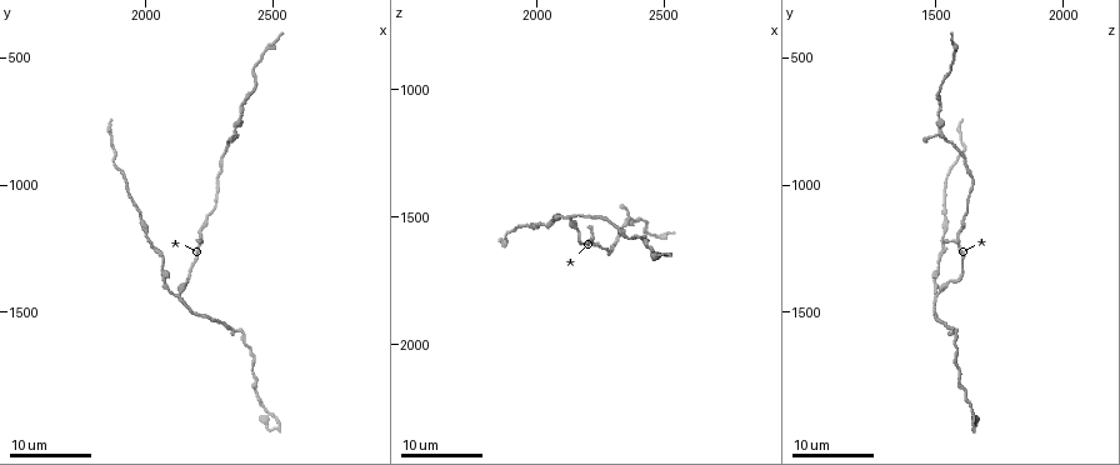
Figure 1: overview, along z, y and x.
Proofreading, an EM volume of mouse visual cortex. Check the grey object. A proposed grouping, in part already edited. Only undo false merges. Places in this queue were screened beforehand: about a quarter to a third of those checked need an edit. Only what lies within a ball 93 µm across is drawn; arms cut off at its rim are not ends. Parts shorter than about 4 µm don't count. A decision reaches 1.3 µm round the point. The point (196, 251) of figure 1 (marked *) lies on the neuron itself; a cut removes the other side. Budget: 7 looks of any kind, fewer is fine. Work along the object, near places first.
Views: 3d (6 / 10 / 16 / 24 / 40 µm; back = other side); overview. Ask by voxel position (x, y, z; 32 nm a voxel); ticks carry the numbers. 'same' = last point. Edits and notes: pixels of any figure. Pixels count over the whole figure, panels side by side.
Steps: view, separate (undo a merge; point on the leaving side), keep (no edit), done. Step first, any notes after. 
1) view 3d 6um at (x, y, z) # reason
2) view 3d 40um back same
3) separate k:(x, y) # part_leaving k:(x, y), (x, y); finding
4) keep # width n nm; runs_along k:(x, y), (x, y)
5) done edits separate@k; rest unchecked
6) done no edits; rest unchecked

view 3d 16um at (2220, 1190, 1600) # side arm on a straight run

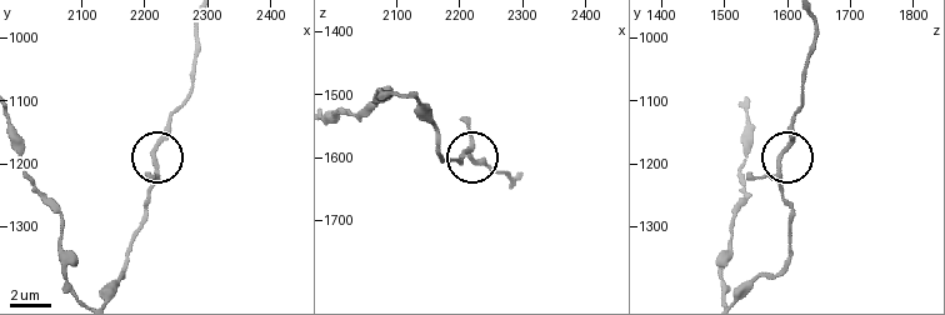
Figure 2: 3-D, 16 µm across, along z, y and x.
view 3d 10um at (2220, 1190, 1590)

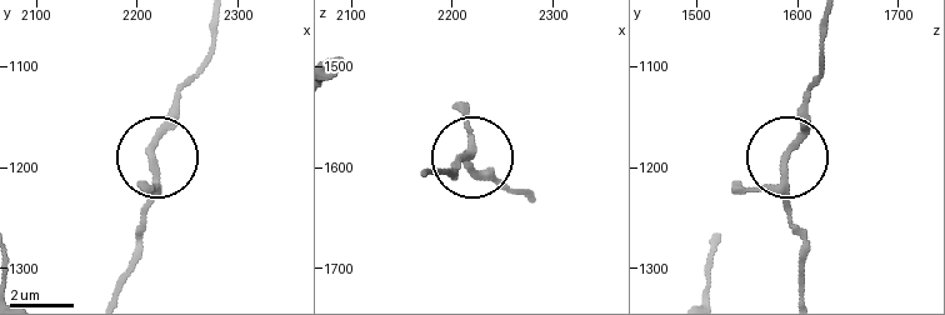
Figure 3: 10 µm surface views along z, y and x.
view 3d 6um at (2216, 1190, 1590)

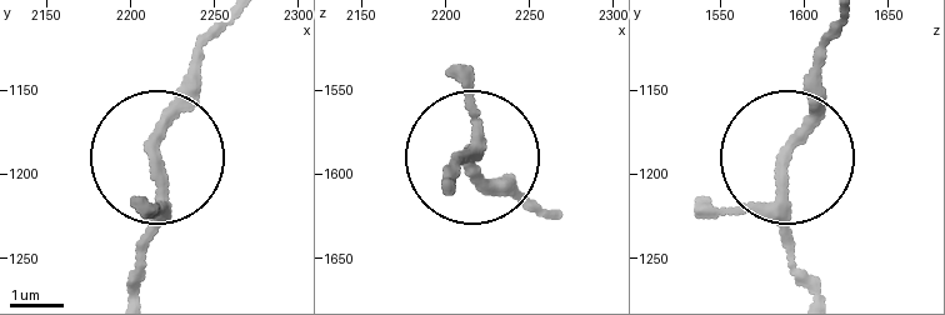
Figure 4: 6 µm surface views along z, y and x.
keep # arms 3; all the same neuron

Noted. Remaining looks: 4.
view 3d 24um at (2360, 810, 1520) # three arms meet

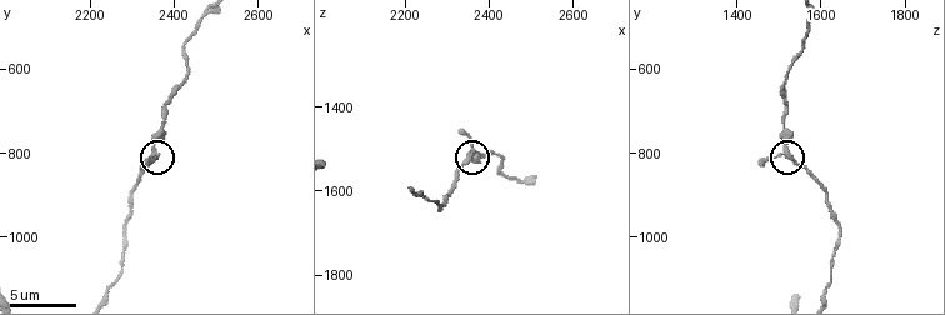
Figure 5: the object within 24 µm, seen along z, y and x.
view 3d 6um at (2355, 800, 1520)

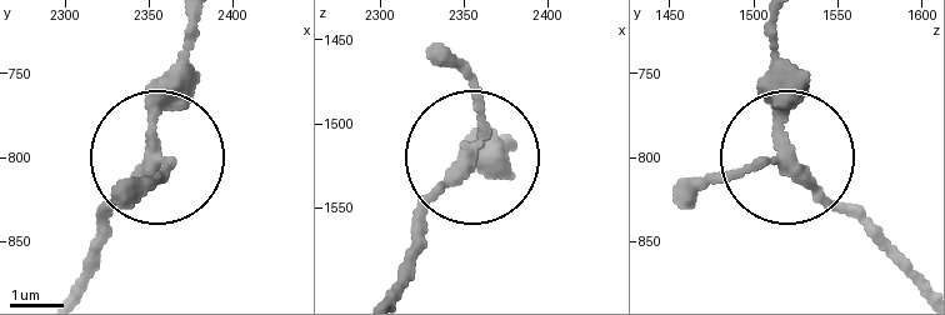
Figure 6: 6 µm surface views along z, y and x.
keep # runs_along 6:(918, 278), (788, 158), (770, 40); one neuron here

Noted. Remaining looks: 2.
view 3d 24um at (2120, 1440, 1510) # three-way junction

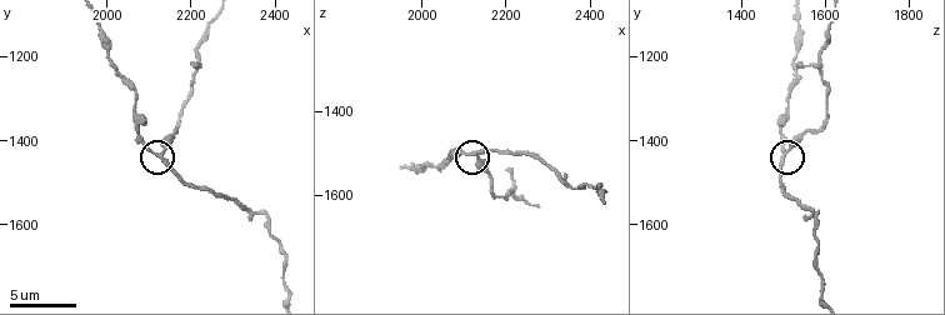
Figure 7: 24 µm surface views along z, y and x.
view 3d 6um at (2110, 1430, 1505) # closer look

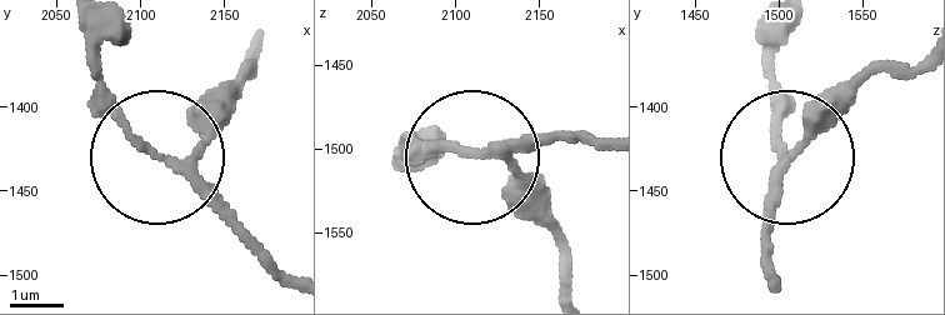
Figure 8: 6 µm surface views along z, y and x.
keep # side_arm 26 um; runs_along 8:(916, 61), (863, 80), (786, 156), (769, 250); all the same neuron

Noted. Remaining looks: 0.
done no edits; rest unchecked

